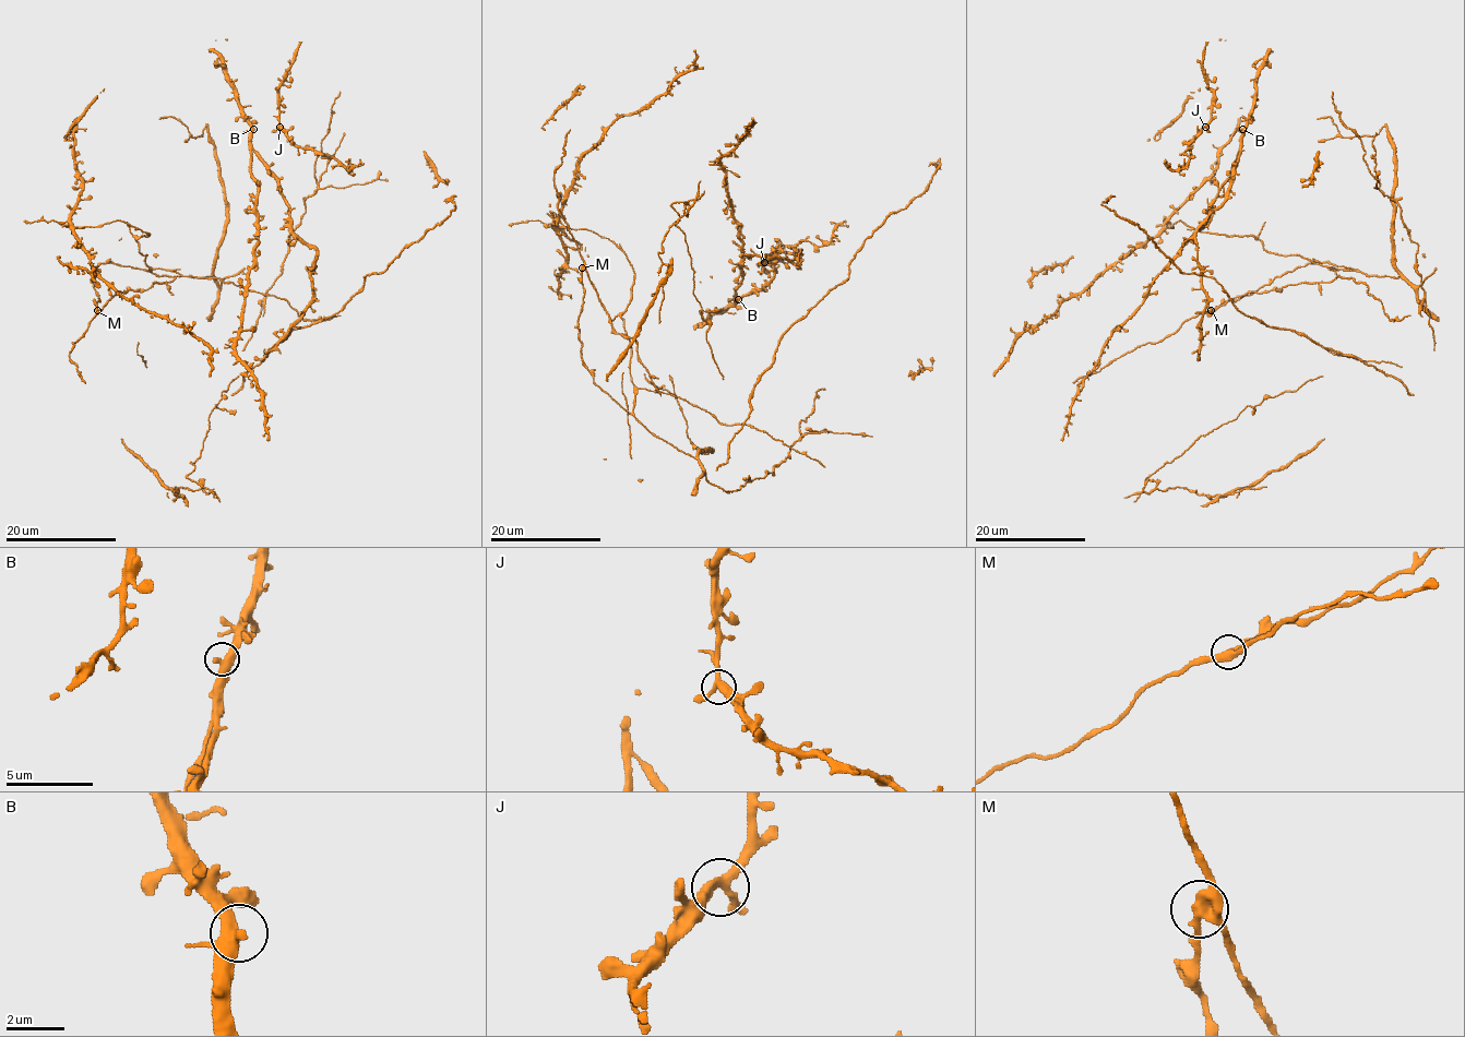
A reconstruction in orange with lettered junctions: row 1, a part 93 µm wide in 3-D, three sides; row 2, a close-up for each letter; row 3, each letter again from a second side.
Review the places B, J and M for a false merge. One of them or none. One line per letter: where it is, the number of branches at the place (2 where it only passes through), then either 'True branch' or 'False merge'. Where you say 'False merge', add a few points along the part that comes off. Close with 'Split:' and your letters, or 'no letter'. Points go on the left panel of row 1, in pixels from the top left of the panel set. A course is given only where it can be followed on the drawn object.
B: Place: (253, 129). Branches: 3. True branch
J: Place: (280, 127). Branches: 3. True branch
M: Place: (97, 310). Branches: 3. False merge
Split: M

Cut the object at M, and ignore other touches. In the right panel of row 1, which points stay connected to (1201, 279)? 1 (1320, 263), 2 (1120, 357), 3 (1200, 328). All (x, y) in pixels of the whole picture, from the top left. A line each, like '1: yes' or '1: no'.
1: yes
2: no
3: yes

